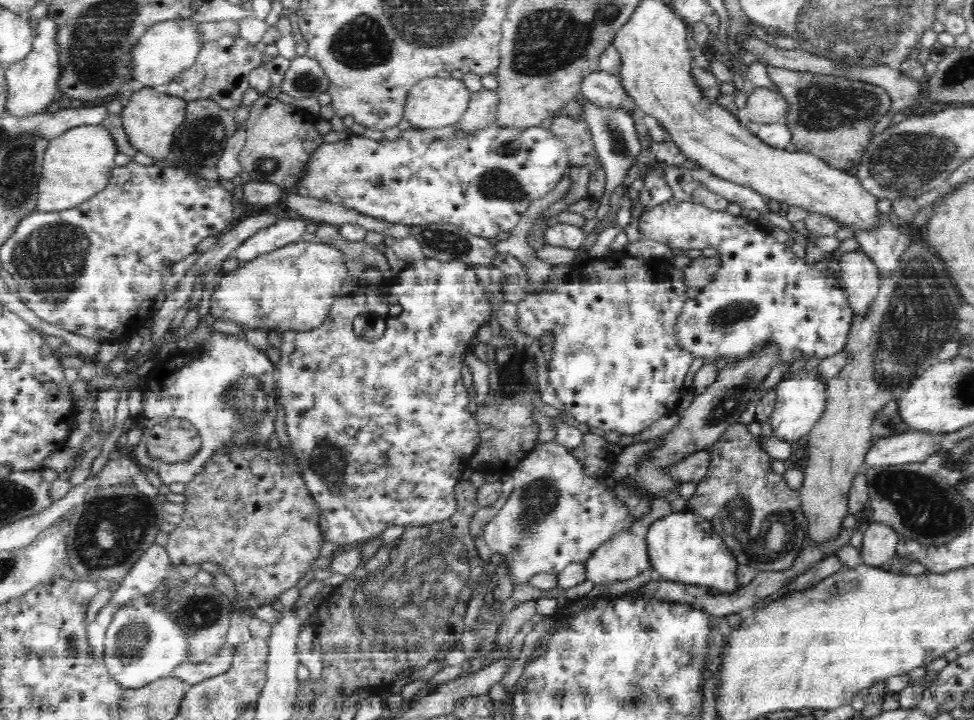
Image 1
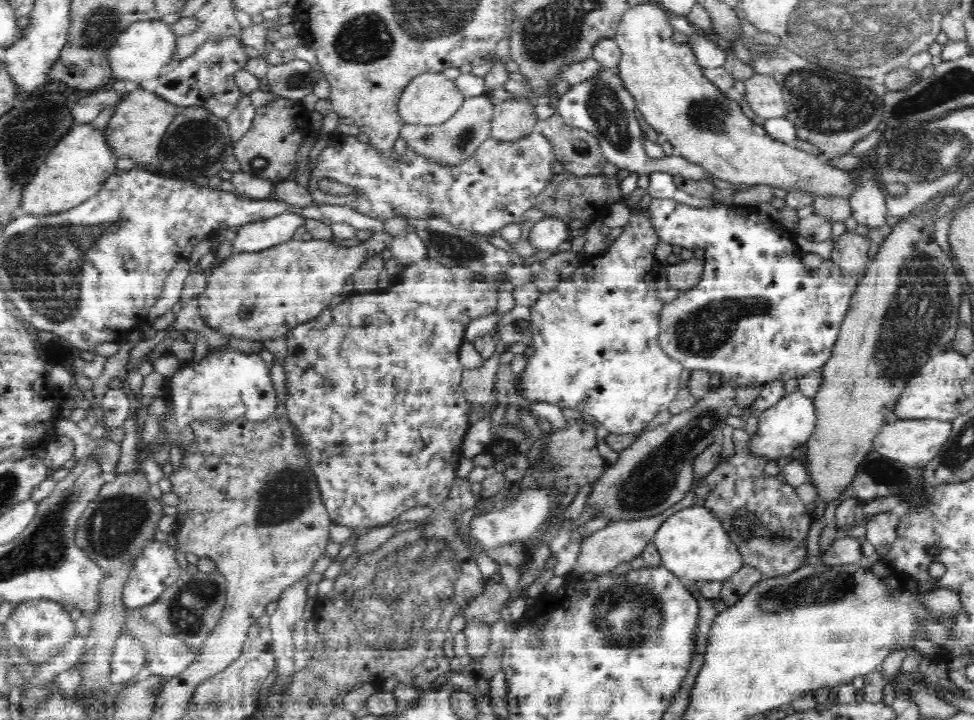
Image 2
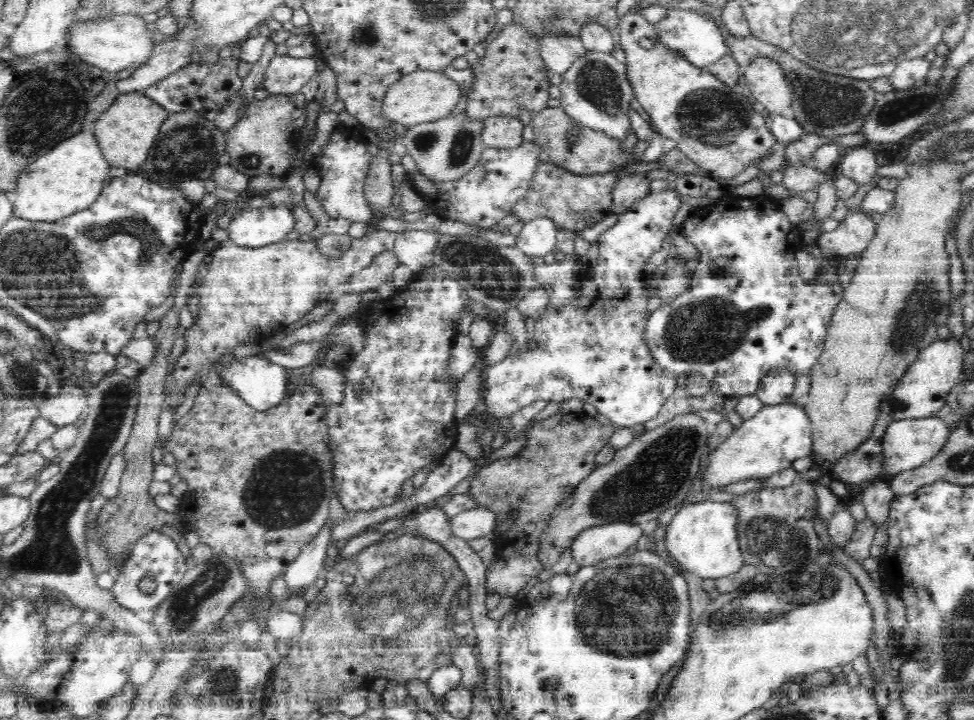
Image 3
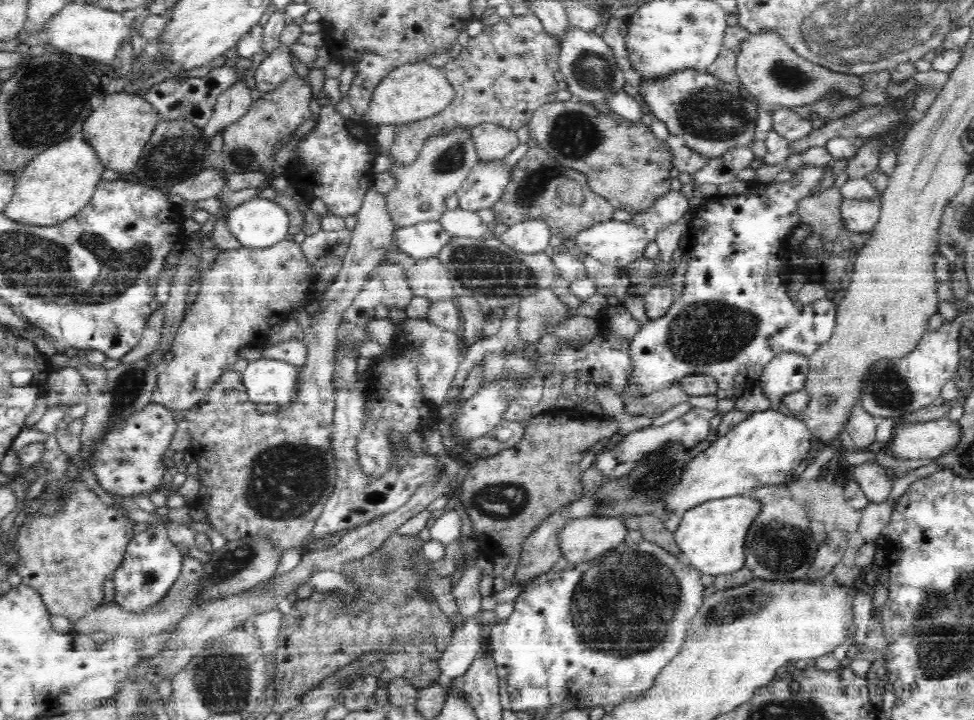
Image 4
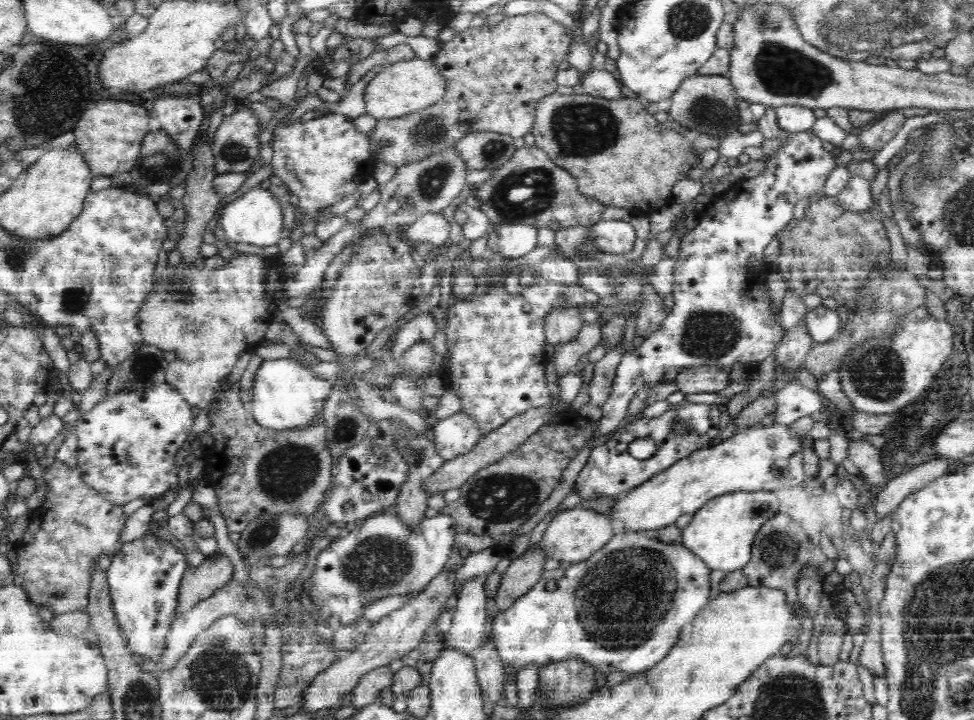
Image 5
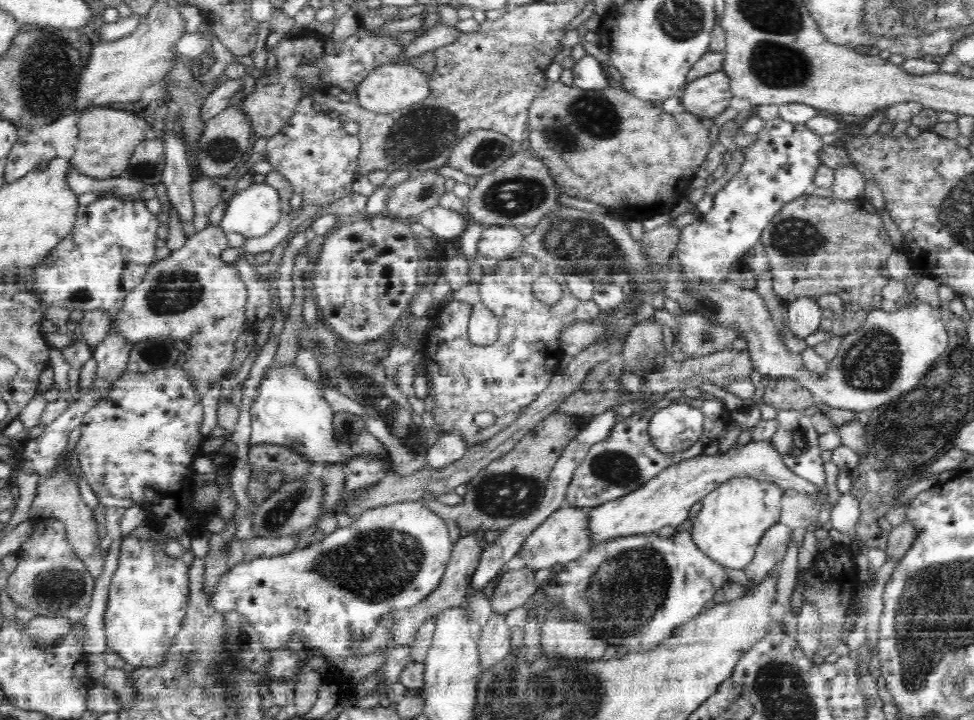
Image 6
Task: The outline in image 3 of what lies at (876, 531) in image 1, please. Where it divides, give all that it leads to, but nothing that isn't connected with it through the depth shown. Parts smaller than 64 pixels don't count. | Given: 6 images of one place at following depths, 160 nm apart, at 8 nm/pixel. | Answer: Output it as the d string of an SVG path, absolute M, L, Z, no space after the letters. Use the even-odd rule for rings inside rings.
M881 479L866 484L863 492L861 504L866 510L867 518L872 519L874 525L880 528L889 518L890 506L894 500L894 493L890 489L890 484L887 480Z

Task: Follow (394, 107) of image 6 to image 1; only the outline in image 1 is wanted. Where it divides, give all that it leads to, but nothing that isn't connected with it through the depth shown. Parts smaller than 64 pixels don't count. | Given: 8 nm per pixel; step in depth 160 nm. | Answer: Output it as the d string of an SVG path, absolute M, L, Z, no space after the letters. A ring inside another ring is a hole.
M429 77L418 82L408 93L404 104L404 118L419 129L438 129L456 125L466 112L471 92L460 80Z

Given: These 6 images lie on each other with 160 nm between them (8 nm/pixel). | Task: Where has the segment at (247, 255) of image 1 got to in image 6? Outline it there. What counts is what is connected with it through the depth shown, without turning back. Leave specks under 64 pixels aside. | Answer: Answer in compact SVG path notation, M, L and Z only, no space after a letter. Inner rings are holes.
M265 182L252 183L233 194L219 226L225 234L238 232L246 239L254 238L268 234L283 216L276 188Z

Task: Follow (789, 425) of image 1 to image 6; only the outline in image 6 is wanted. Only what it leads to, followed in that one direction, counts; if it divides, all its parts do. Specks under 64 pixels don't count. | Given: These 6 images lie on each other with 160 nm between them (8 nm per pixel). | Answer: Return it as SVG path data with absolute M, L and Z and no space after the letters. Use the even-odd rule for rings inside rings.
M770 440L750 441L746 445L732 447L726 453L716 453L689 458L682 463L666 468L659 476L652 478L641 488L611 502L597 505L588 510L588 535L592 541L592 547L608 543L614 539L627 538L634 535L646 535L658 531L664 526L680 526L689 518L690 510L694 504L713 492L722 482L736 476L752 476L760 480L771 480L780 489L788 489L802 493L806 496L816 496L823 488L818 484L810 483L797 476L784 464L776 446Z

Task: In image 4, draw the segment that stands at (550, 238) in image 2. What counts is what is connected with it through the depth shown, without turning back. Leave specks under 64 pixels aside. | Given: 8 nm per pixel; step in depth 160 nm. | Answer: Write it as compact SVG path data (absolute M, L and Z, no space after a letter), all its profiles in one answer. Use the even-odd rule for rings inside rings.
M528 219L512 224L499 238L518 252L538 254L548 248L552 235L550 227L542 219Z

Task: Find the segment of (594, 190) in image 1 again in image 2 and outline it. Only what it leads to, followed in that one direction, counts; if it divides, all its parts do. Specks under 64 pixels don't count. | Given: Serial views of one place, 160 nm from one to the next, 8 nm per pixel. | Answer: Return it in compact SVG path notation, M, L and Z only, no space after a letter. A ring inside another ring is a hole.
M558 112L539 120L535 130L549 140L553 158L563 164L564 172L579 177L602 174L607 159L598 138L590 132L565 124Z

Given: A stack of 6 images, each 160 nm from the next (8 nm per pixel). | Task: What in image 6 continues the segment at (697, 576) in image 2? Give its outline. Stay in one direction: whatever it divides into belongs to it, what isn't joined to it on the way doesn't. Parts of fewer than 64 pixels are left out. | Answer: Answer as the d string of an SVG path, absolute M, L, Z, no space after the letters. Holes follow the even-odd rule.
M736 476L710 492L692 526L695 542L704 554L728 569L743 569L752 562L768 528L779 523L784 490L771 480Z

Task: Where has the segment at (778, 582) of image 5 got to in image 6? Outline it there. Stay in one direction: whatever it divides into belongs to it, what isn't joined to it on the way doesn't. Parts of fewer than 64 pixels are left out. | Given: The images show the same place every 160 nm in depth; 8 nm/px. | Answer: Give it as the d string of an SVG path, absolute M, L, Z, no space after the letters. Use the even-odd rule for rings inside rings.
M777 523L768 528L756 548L754 559L743 568L745 575L760 584L768 576L768 572L772 572L784 560L792 534L790 527L784 524Z

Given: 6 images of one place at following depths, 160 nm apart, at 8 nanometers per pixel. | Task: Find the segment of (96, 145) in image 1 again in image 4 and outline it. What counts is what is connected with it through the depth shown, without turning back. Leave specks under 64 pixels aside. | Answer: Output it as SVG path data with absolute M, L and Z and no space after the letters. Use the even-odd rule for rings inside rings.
M73 137L53 145L24 166L24 170L15 180L13 196L3 213L13 222L25 226L59 225L76 216L88 204L102 180L102 172L106 169L97 160L96 151L86 144L83 137Z

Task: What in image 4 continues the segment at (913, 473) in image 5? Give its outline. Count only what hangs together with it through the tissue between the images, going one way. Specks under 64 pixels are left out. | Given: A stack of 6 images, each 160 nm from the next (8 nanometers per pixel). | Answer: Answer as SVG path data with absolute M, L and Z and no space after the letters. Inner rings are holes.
M888 498L881 504L871 503L862 510L858 533L866 543L879 538L883 528L889 524L894 508L896 508L896 503L890 502Z

